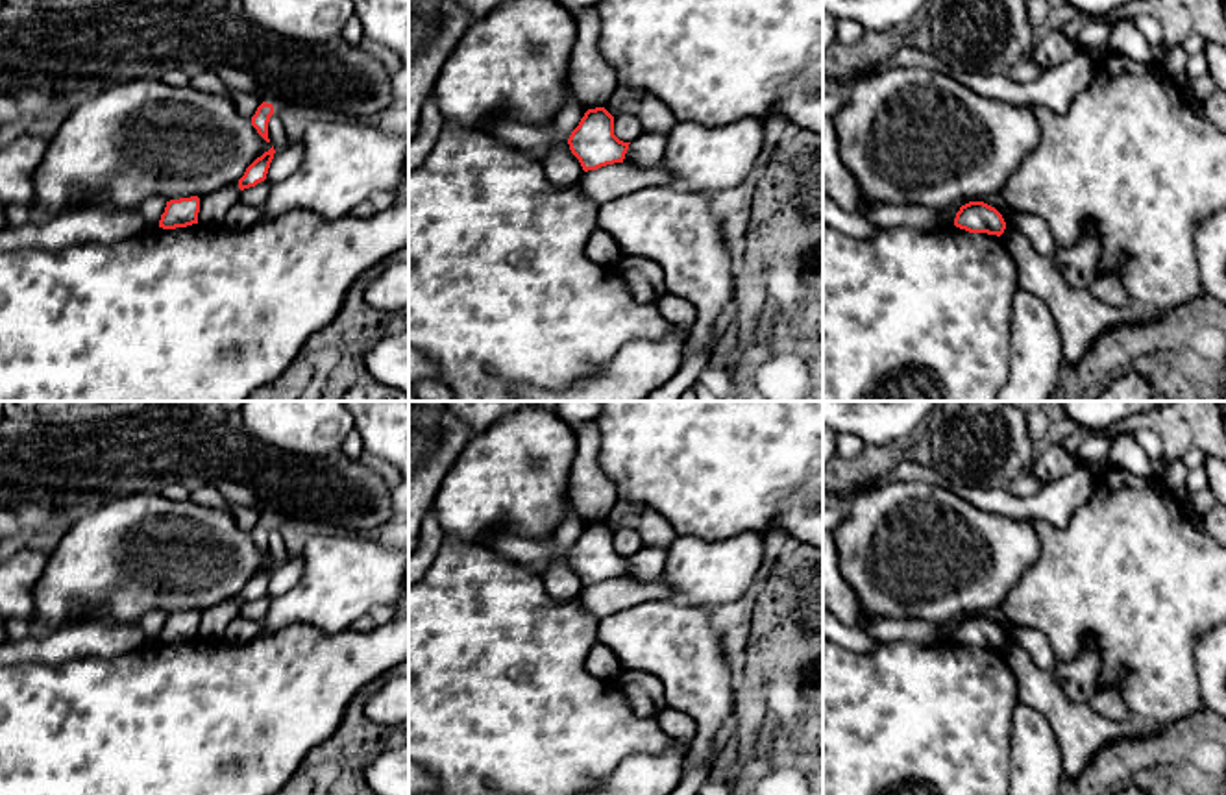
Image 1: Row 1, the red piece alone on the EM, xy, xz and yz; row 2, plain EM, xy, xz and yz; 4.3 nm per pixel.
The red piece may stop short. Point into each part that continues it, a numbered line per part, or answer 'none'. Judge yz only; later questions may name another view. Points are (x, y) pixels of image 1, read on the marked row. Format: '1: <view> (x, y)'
none

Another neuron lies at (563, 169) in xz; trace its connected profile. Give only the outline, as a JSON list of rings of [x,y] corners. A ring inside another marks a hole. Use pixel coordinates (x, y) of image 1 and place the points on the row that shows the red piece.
[[[570,92],[568,102],[553,118],[557,141],[544,159],[546,177],[557,187],[566,189],[577,183],[584,170],[579,159],[571,153],[568,139],[584,116],[584,105]]]

